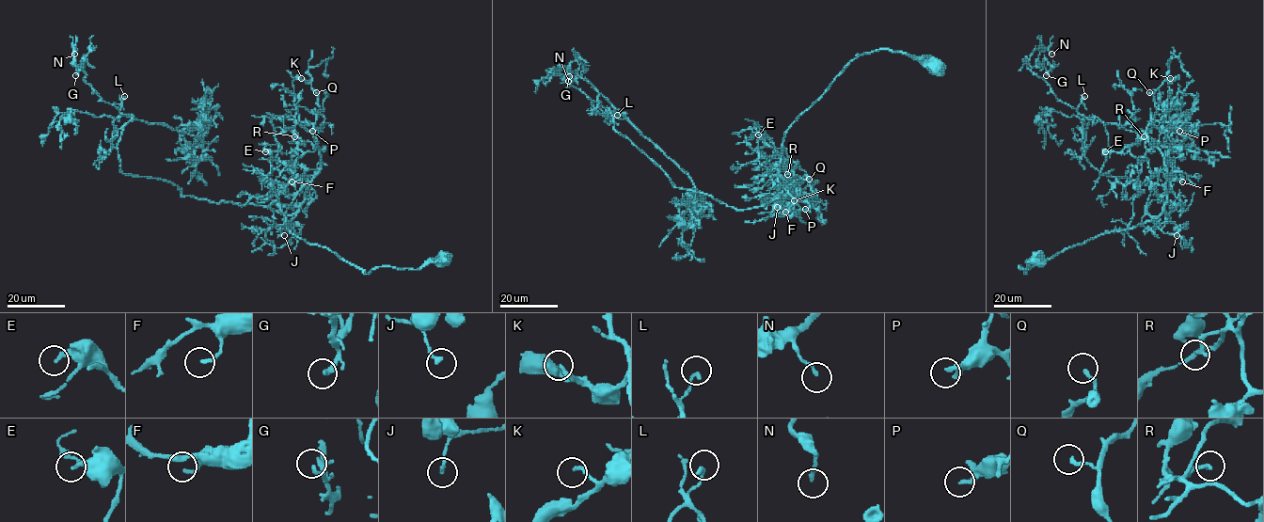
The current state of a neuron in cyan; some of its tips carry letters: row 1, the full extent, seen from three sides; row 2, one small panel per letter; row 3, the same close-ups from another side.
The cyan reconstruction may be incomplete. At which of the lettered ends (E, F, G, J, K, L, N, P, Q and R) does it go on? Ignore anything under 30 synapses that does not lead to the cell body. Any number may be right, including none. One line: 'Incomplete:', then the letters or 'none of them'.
Incomplete: none of them

